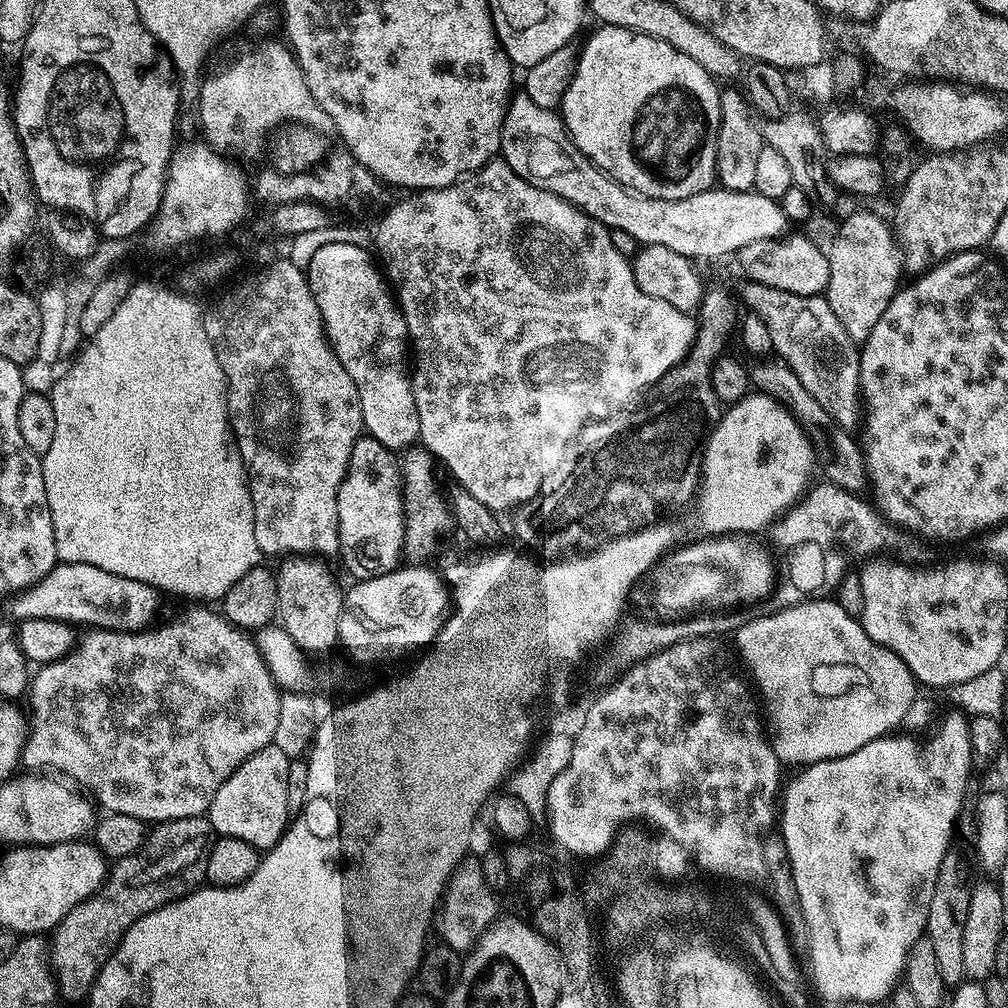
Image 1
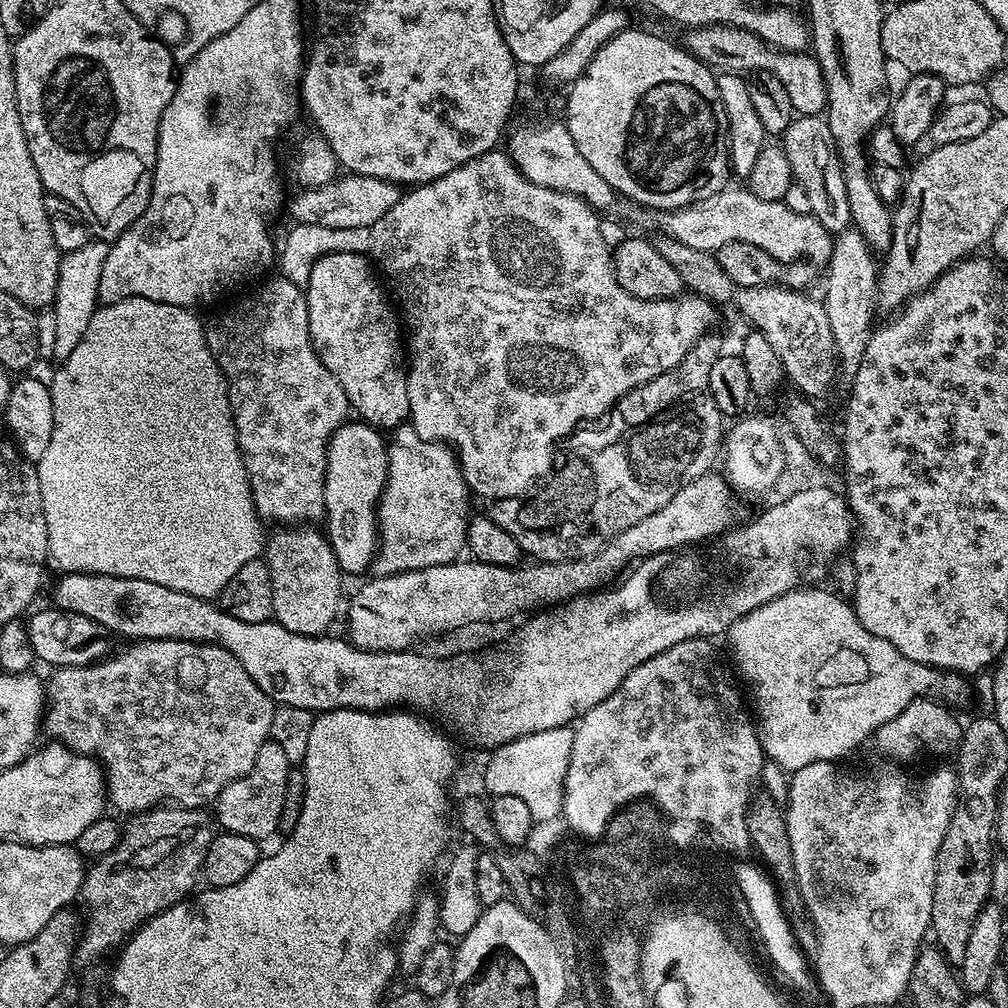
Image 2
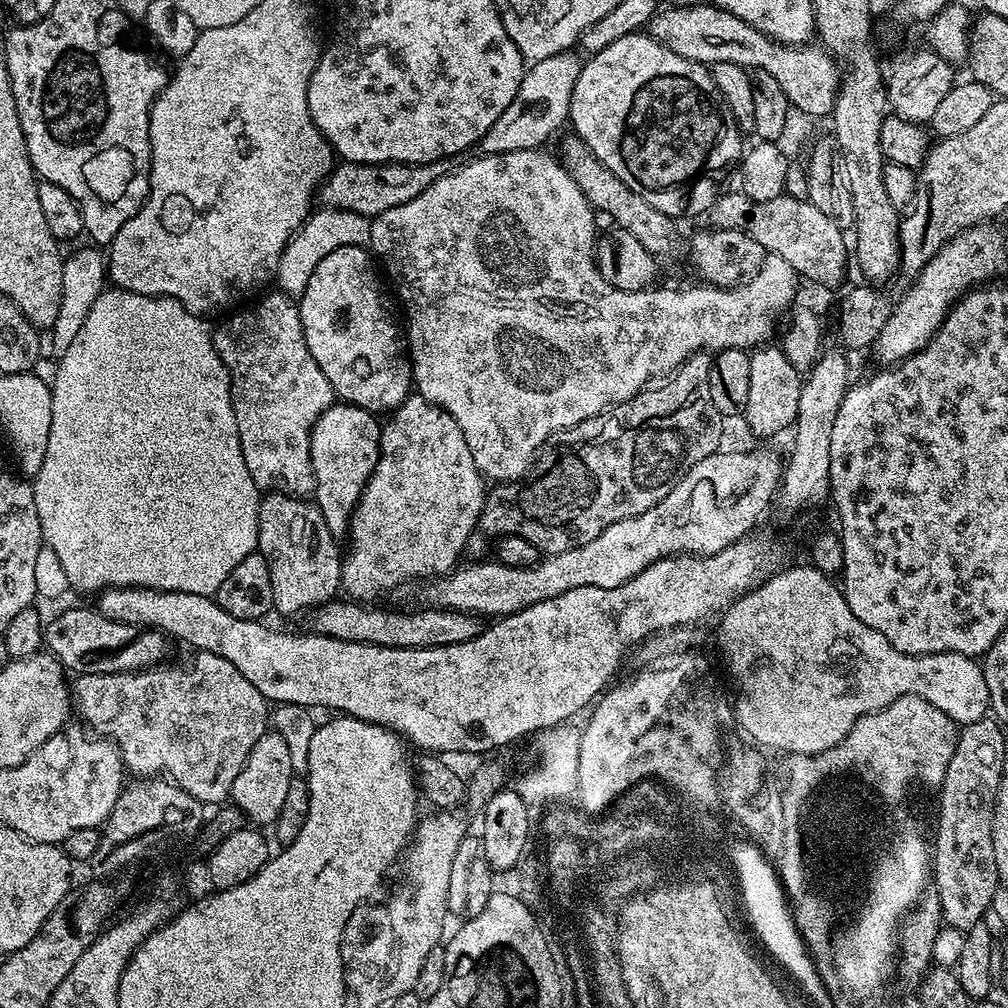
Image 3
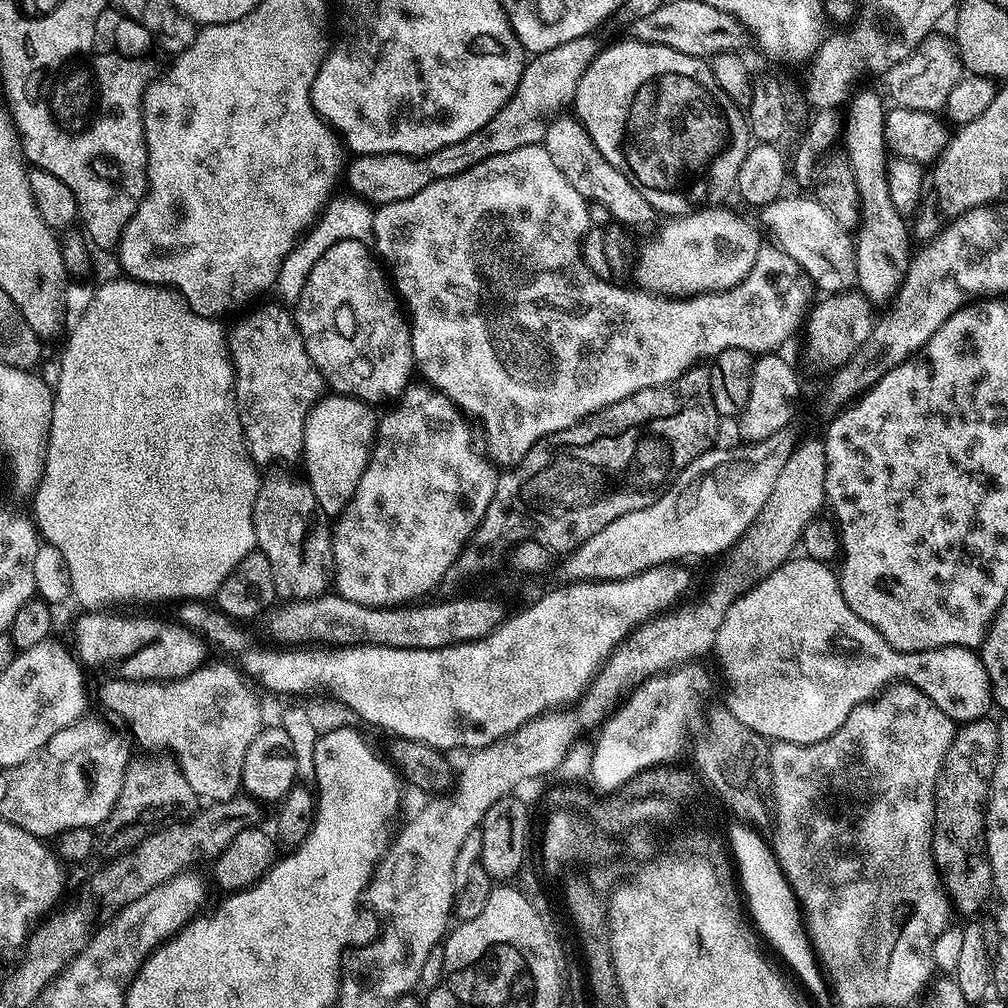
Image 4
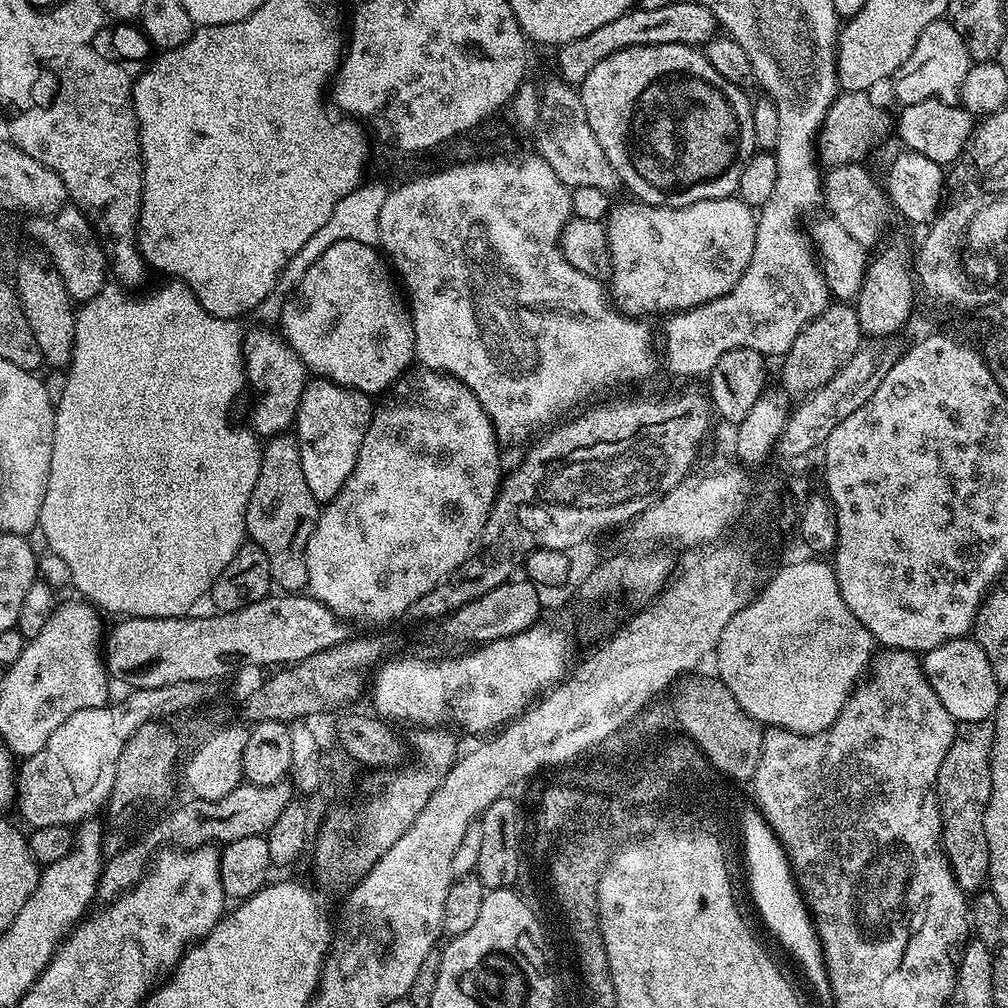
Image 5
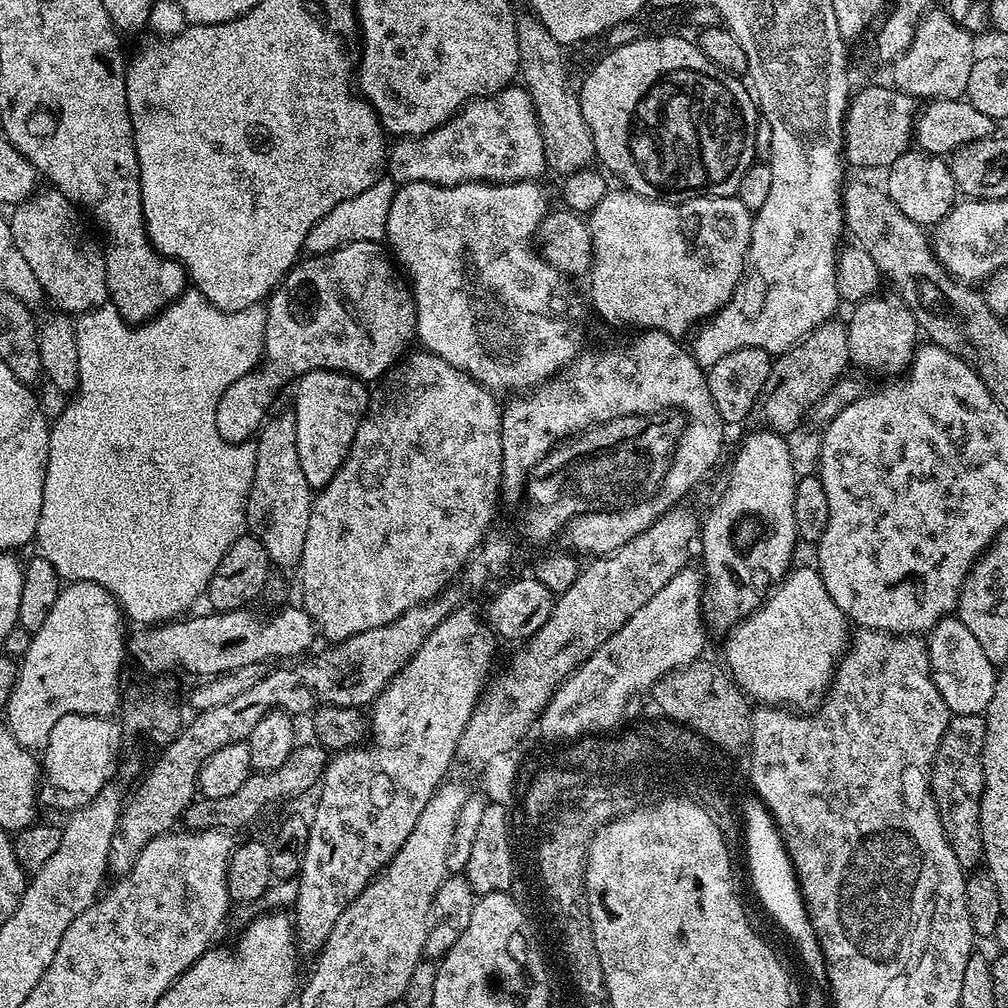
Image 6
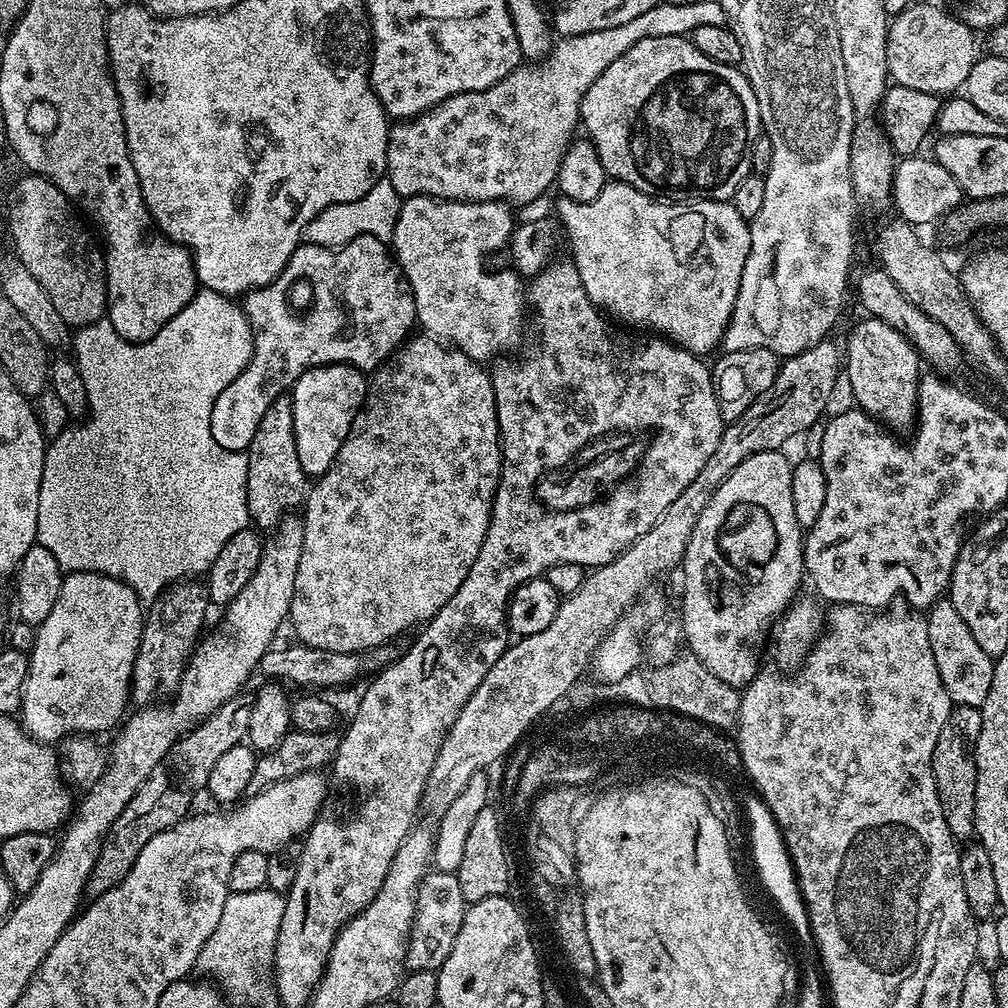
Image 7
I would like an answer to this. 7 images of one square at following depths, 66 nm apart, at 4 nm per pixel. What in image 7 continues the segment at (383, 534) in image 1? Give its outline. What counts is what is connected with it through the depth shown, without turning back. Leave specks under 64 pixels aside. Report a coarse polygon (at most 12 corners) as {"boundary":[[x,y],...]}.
{"boundary":[[350,363],[310,367],[290,389],[298,462],[325,476],[364,404]]}

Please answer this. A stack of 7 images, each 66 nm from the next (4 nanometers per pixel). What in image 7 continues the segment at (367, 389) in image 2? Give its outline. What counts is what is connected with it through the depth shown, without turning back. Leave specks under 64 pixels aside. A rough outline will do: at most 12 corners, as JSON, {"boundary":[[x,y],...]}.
{"boundary":[[372,236],[301,243],[243,297],[257,333],[341,335],[344,308],[391,356],[417,323],[395,255]]}

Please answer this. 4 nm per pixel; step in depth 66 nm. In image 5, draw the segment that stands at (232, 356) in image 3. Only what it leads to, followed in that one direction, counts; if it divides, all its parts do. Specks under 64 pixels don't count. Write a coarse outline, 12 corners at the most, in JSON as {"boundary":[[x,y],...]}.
{"boundary":[[275,327],[244,332],[251,430],[287,433],[310,372]]}

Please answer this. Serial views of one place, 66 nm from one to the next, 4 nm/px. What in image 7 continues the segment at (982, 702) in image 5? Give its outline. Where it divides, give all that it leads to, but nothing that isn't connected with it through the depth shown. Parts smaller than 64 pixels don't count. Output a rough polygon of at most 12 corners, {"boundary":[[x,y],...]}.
{"boundary":[[958,610],[931,617],[934,662],[953,705],[992,692],[988,656]]}

